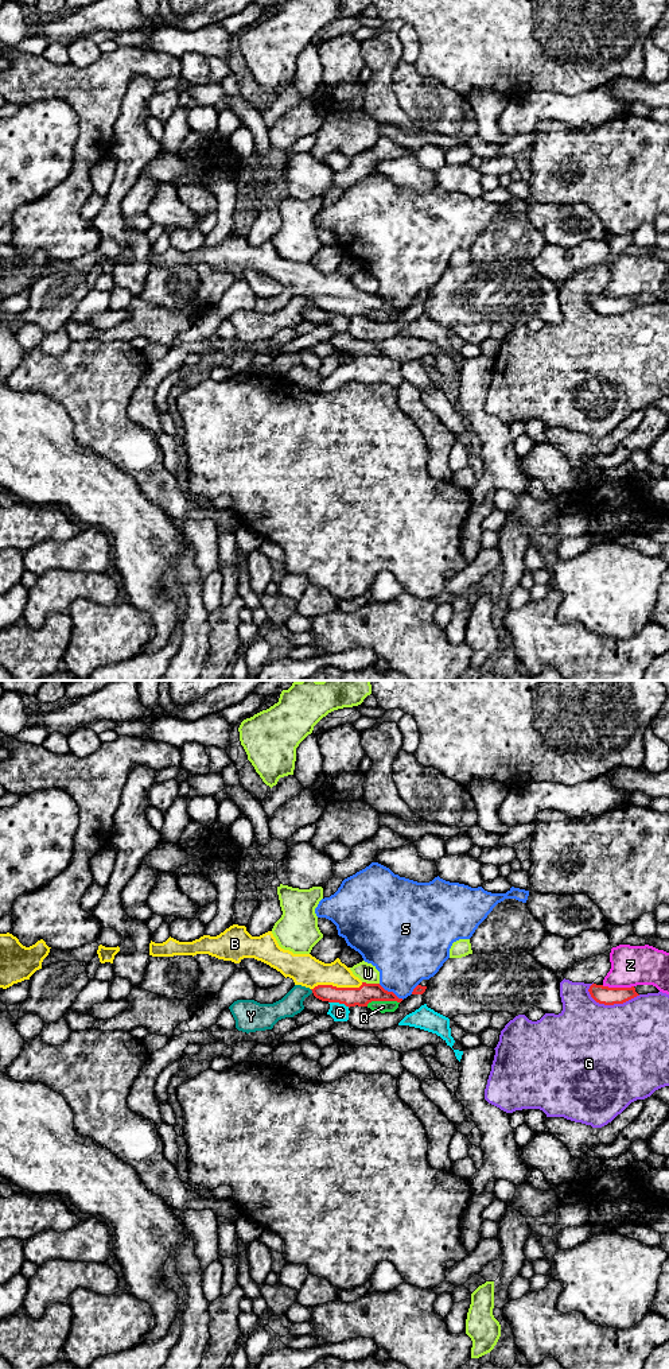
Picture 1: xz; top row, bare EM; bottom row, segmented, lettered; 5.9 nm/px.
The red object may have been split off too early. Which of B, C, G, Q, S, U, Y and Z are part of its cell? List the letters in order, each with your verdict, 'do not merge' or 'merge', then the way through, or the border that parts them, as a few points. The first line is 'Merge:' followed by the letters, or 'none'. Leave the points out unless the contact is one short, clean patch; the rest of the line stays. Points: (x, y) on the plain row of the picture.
Merge: B
B: merge; runs through xz (361, 306), (343, 297), (335, 297), (306, 280)
C: do not merge; border along xz (329, 311), (337, 311), (349, 317)
G: do not merge
Q: do not merge; border along xz (399, 313), (370, 311), (366, 315)
S: do not merge
U: do not merge
Y: do not merge; border along xz (310, 299), (312, 302)
Z: do not merge

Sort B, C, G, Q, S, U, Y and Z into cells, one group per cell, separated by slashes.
B / C / G / Q / S / U / Y / Z

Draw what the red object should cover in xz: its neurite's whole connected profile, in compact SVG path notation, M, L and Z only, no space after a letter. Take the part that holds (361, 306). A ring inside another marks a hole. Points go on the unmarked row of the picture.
M233 234L217 247L203 245L192 252L179 252L170 247L163 253L149 253L152 267L197 264L209 264L234 274L244 268L254 268L276 279L285 288L292 288L295 295L310 298L316 309L345 314L349 318L367 317L372 311L402 311L380 294L362 292L339 268L324 274L311 264L293 264L281 259L272 241L252 247L245 236Z

